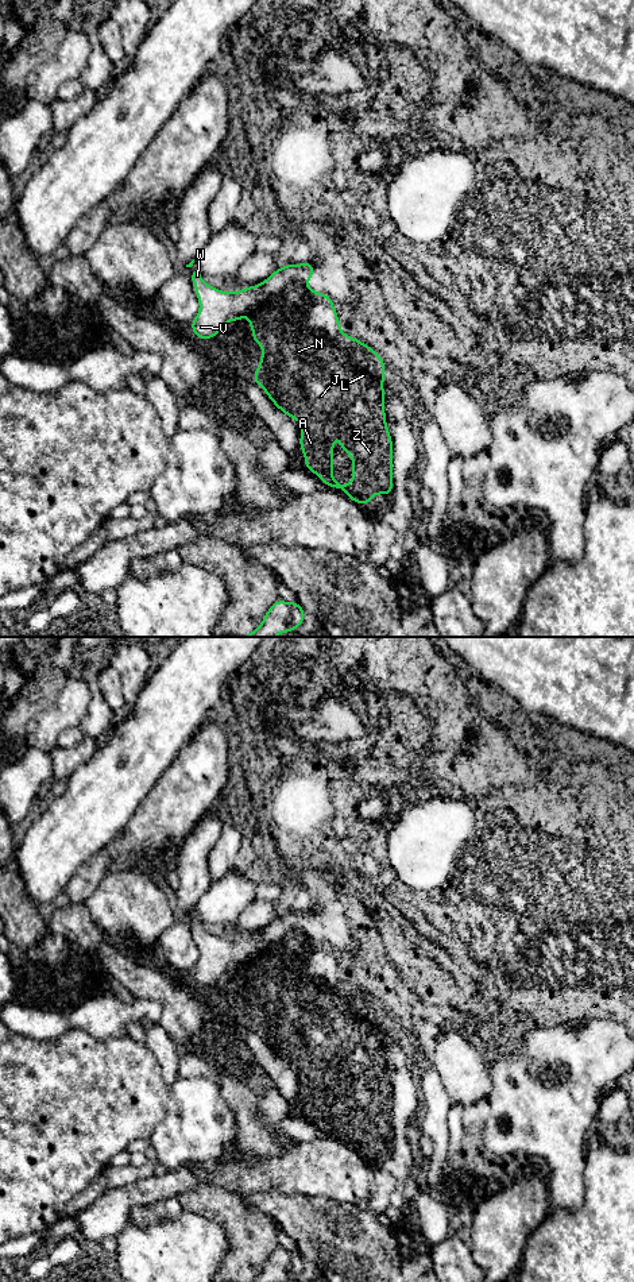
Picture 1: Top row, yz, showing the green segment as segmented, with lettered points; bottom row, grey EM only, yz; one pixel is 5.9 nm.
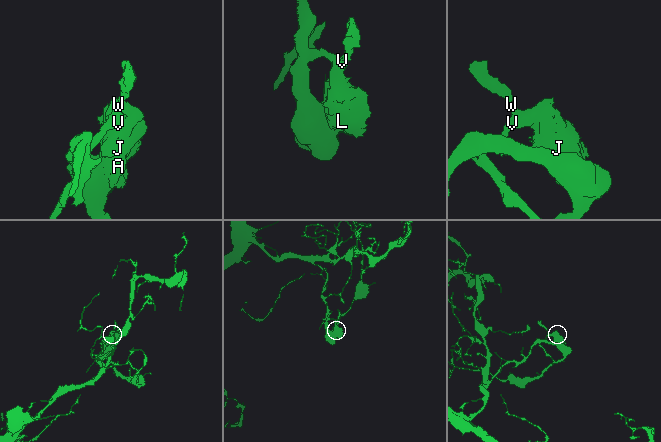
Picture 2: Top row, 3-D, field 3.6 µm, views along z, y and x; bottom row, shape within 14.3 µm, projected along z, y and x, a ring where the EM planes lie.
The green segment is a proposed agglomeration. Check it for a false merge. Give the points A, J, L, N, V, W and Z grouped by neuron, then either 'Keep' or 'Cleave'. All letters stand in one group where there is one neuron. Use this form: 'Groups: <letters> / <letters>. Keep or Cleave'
Groups: A J L N Z / V W. Cleave

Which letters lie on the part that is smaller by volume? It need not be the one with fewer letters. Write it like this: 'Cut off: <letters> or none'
Cut off: V, W

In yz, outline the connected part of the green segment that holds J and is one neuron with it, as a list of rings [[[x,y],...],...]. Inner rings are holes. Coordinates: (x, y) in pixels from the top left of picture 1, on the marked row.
[[[304,282],[286,285],[271,300],[264,301],[251,316],[251,340],[262,345],[260,364],[255,368],[252,382],[259,385],[291,420],[301,421],[299,448],[305,455],[304,466],[321,476],[321,483],[335,490],[344,490],[356,505],[372,503],[374,493],[387,497],[393,493],[393,439],[384,413],[384,371],[380,355],[359,339],[347,336],[340,329],[340,318],[333,300],[325,293],[309,289]],[[340,437],[344,453],[352,456],[352,483],[344,484],[333,479],[333,440]]]

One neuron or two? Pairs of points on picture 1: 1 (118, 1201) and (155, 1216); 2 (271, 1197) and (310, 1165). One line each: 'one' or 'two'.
1: two
2: two

